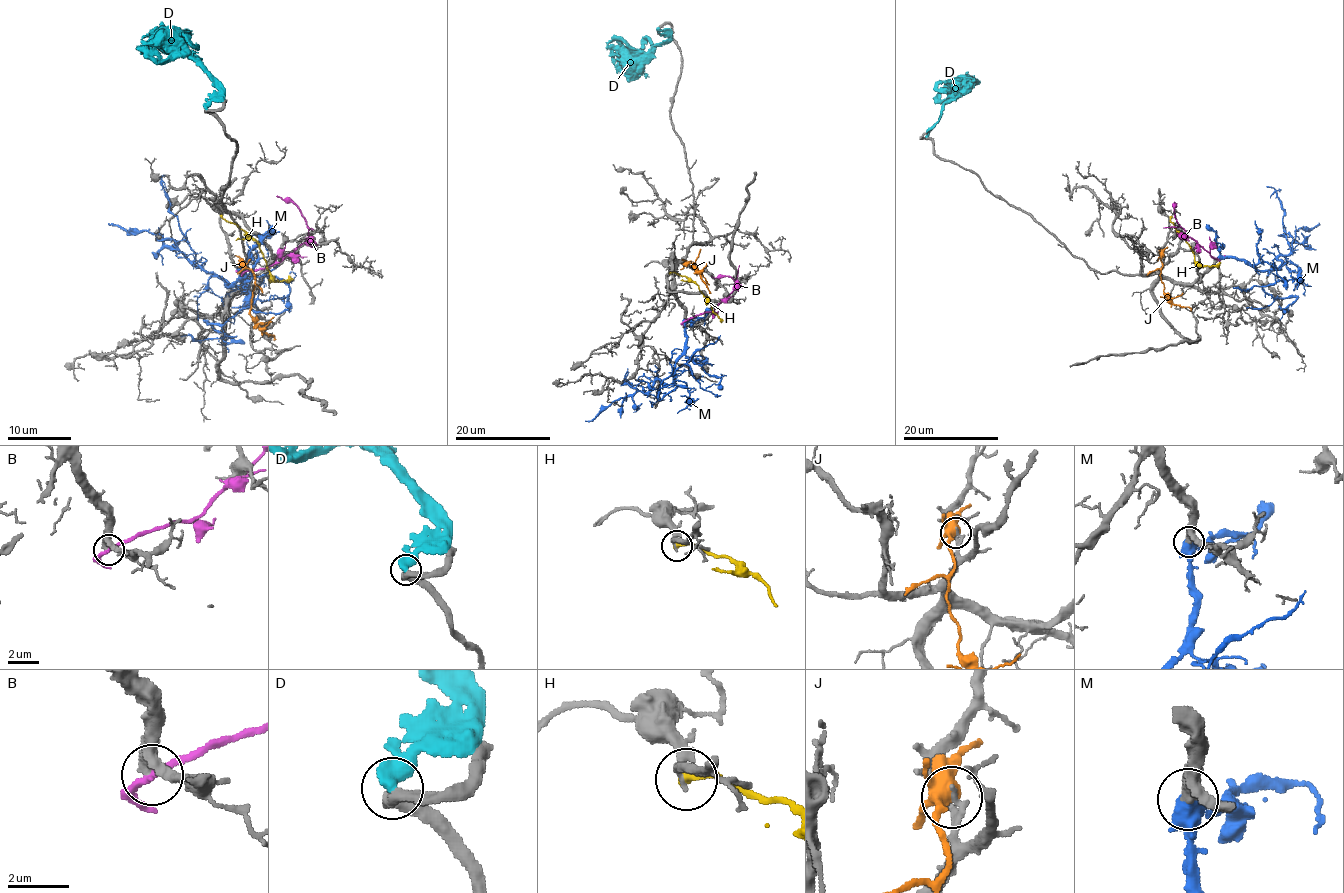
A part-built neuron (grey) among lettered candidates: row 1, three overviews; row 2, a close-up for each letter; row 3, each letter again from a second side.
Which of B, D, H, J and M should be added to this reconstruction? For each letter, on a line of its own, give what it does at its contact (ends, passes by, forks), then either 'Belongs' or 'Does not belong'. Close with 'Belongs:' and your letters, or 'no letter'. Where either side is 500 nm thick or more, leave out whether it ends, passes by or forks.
B: Does not belong
D: Does not belong
H: It ends there. Does not belong
J: It forks there. Does not belong
M: Belongs
Belongs: M

